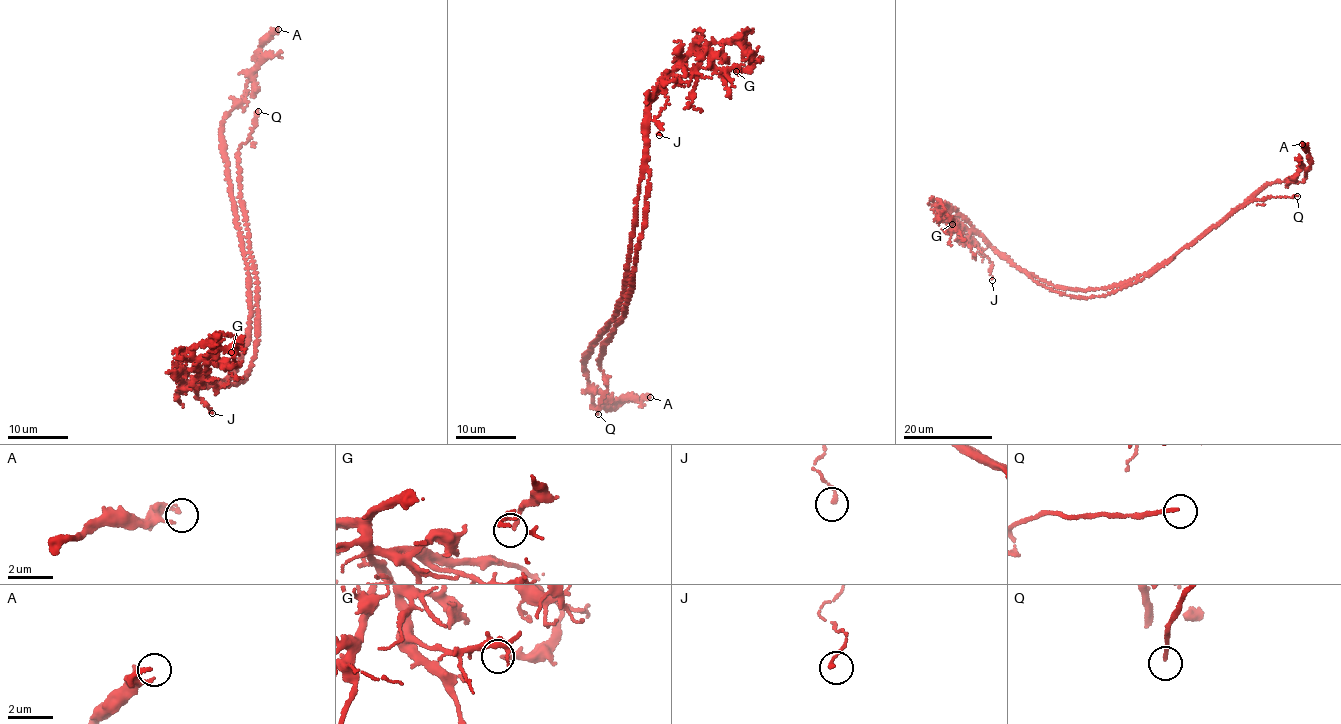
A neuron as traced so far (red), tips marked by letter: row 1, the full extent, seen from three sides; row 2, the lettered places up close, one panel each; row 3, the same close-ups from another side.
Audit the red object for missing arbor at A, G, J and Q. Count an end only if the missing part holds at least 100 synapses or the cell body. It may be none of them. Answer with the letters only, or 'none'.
Q

